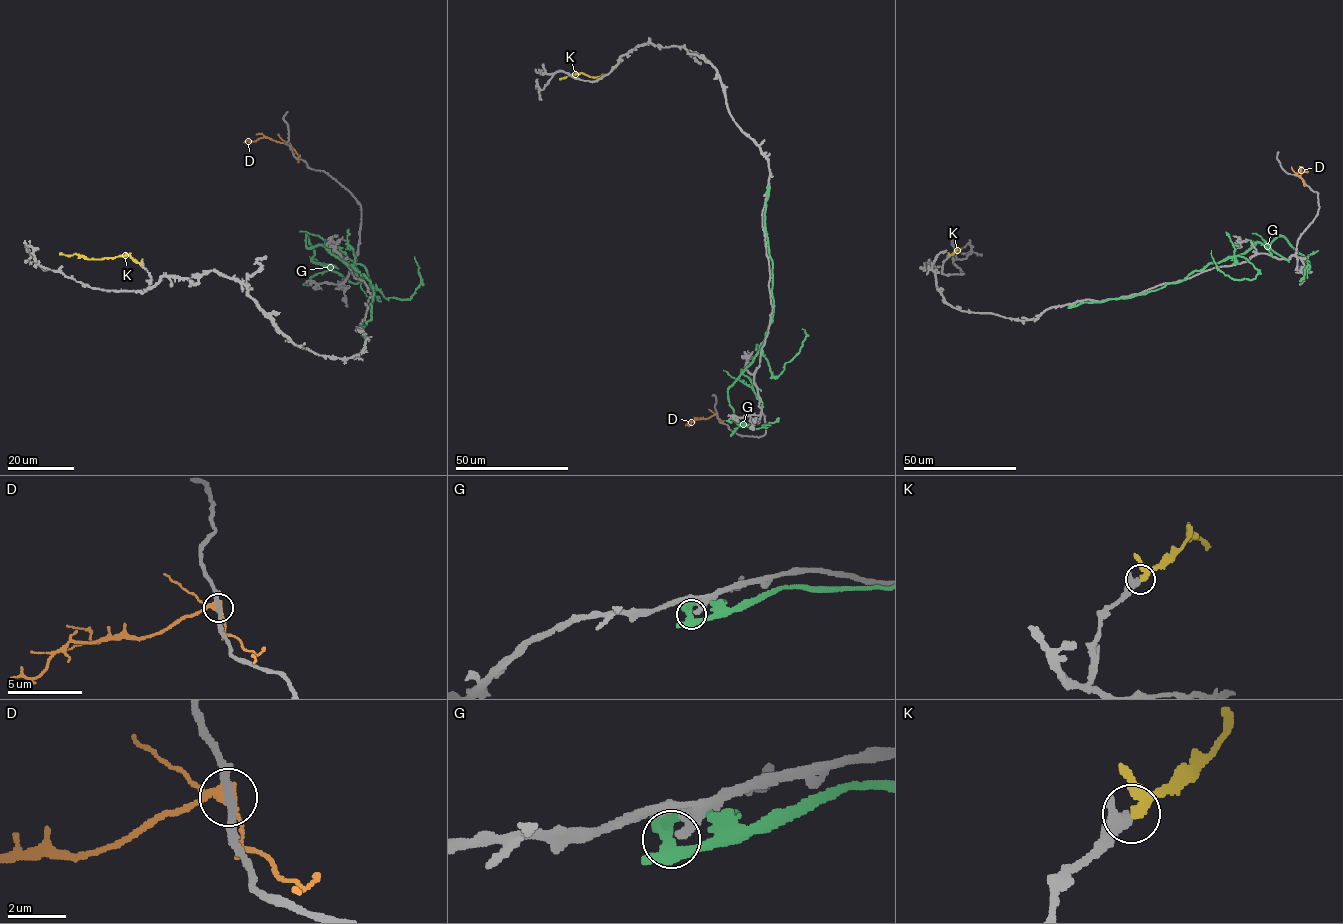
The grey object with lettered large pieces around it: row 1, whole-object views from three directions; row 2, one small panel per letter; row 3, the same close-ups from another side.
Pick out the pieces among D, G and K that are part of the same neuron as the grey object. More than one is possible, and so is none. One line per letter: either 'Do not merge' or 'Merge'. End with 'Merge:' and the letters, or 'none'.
D: Do not merge
G: Do not merge
K: Merge
Merge: K

